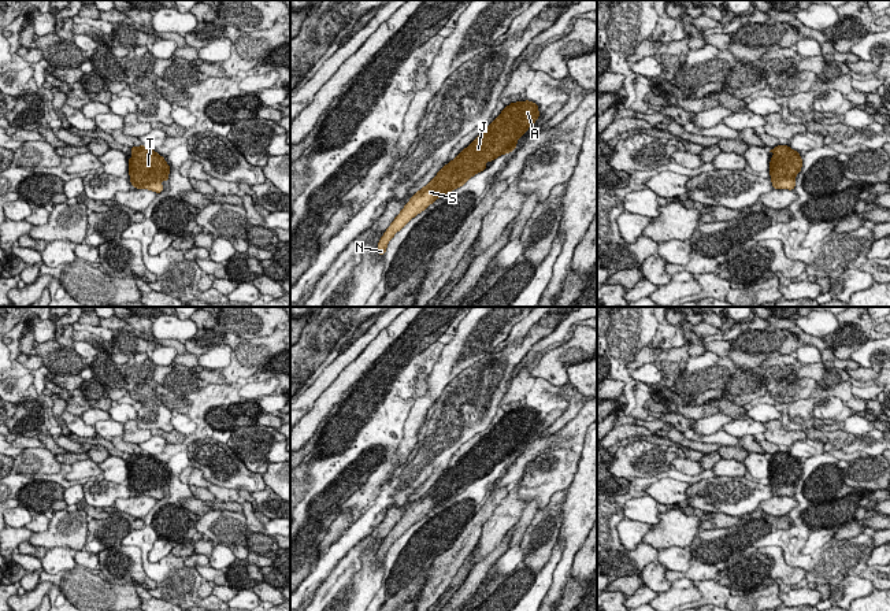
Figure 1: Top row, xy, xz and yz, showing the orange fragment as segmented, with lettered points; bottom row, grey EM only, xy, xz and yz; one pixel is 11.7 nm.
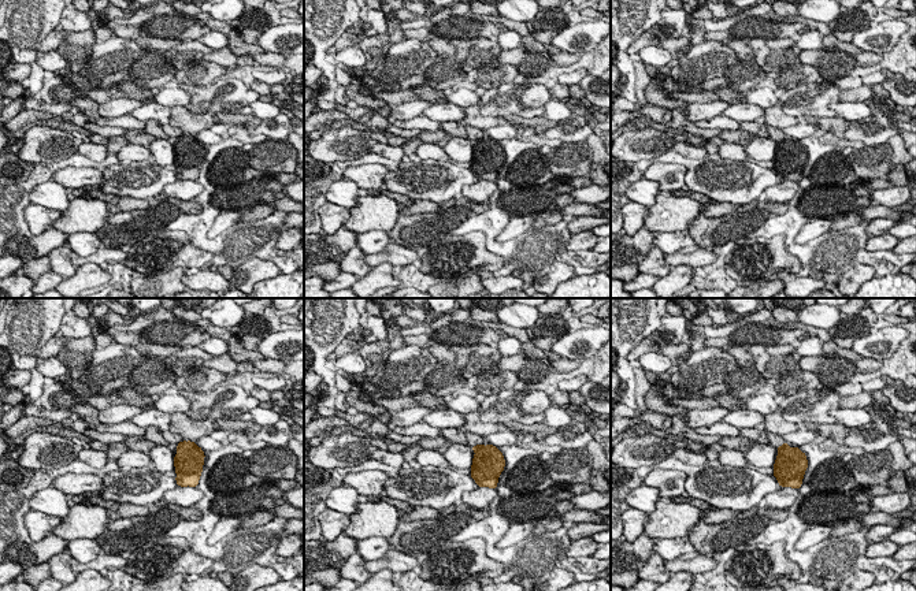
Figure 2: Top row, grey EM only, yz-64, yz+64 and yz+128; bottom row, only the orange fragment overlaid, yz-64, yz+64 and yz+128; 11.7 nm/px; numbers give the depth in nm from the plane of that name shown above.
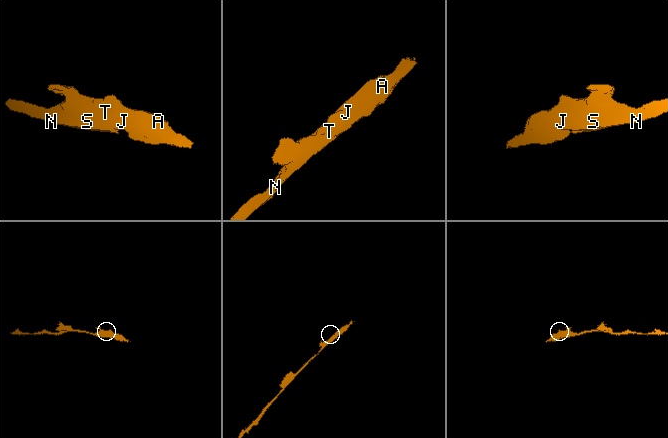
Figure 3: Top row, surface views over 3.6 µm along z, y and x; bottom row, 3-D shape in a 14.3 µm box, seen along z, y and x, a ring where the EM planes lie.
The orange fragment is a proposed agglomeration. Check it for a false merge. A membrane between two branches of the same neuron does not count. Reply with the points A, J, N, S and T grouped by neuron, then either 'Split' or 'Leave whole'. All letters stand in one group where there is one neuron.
Groups: A J N S T. Leave whole

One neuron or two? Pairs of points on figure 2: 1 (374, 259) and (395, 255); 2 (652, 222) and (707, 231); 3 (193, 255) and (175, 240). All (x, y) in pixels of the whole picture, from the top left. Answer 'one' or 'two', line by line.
1: one
2: two
3: one

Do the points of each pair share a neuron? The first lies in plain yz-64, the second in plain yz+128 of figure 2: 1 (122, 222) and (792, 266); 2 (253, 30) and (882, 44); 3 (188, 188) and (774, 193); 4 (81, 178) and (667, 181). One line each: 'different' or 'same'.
1: same
2: different
3: same
4: same

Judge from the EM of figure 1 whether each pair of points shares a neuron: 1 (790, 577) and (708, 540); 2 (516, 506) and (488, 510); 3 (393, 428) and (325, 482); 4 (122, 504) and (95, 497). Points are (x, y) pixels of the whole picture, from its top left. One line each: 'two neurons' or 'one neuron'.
1: one neuron
2: two neurons
3: one neuron
4: two neurons

